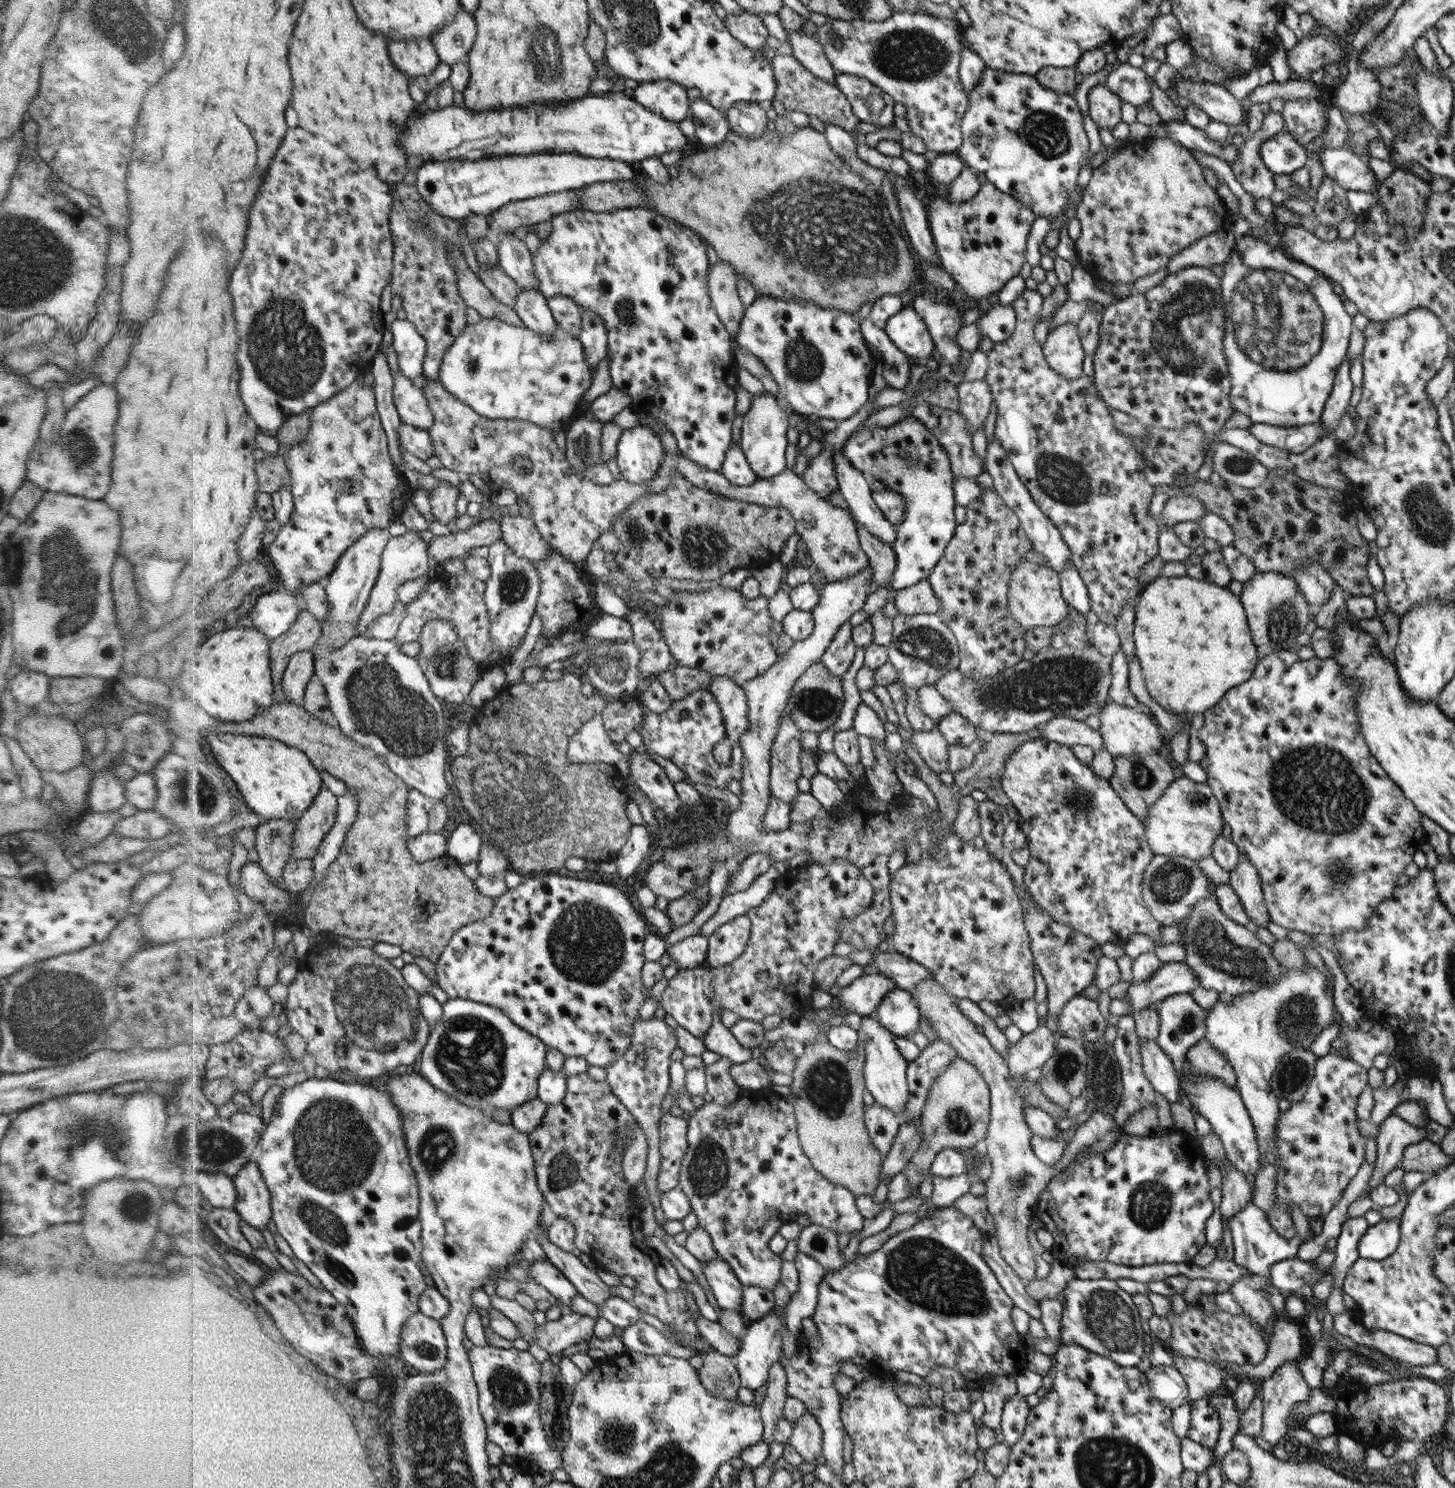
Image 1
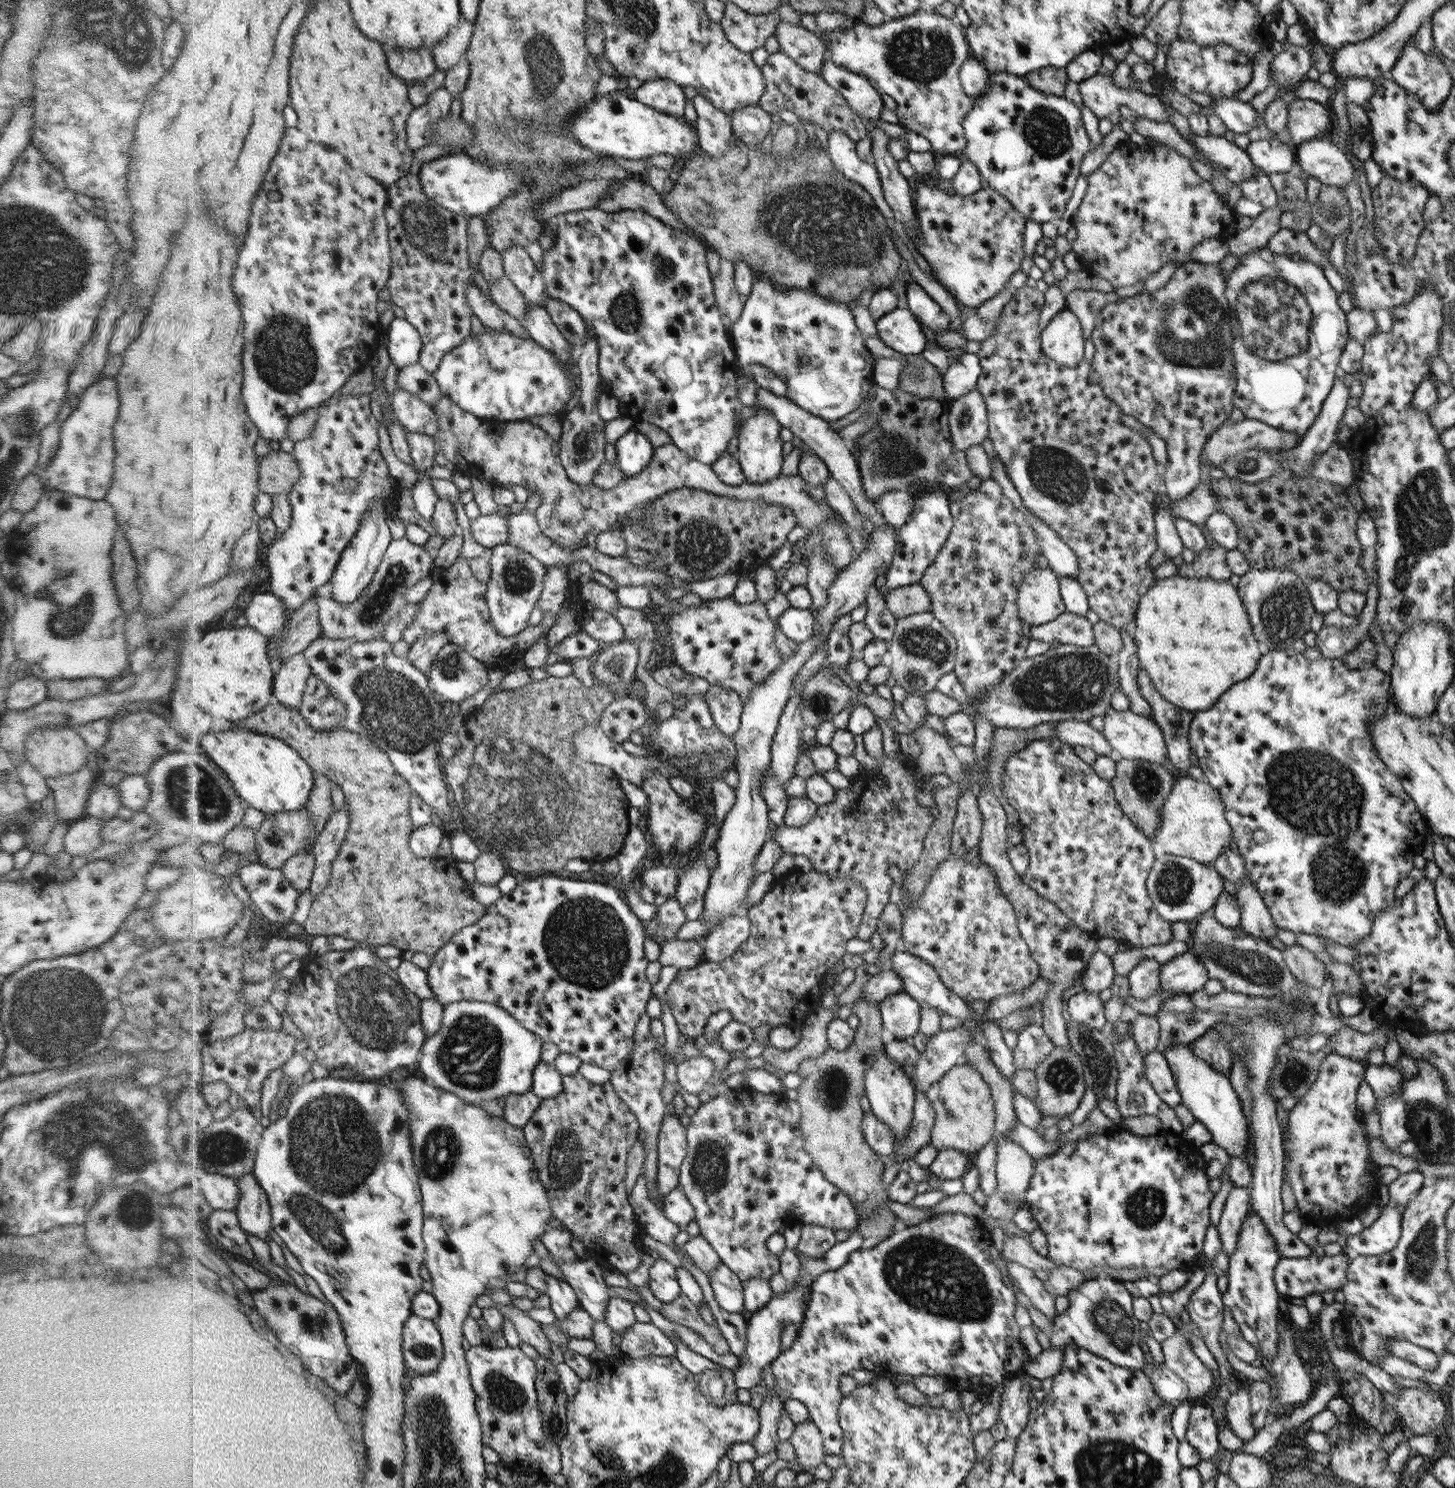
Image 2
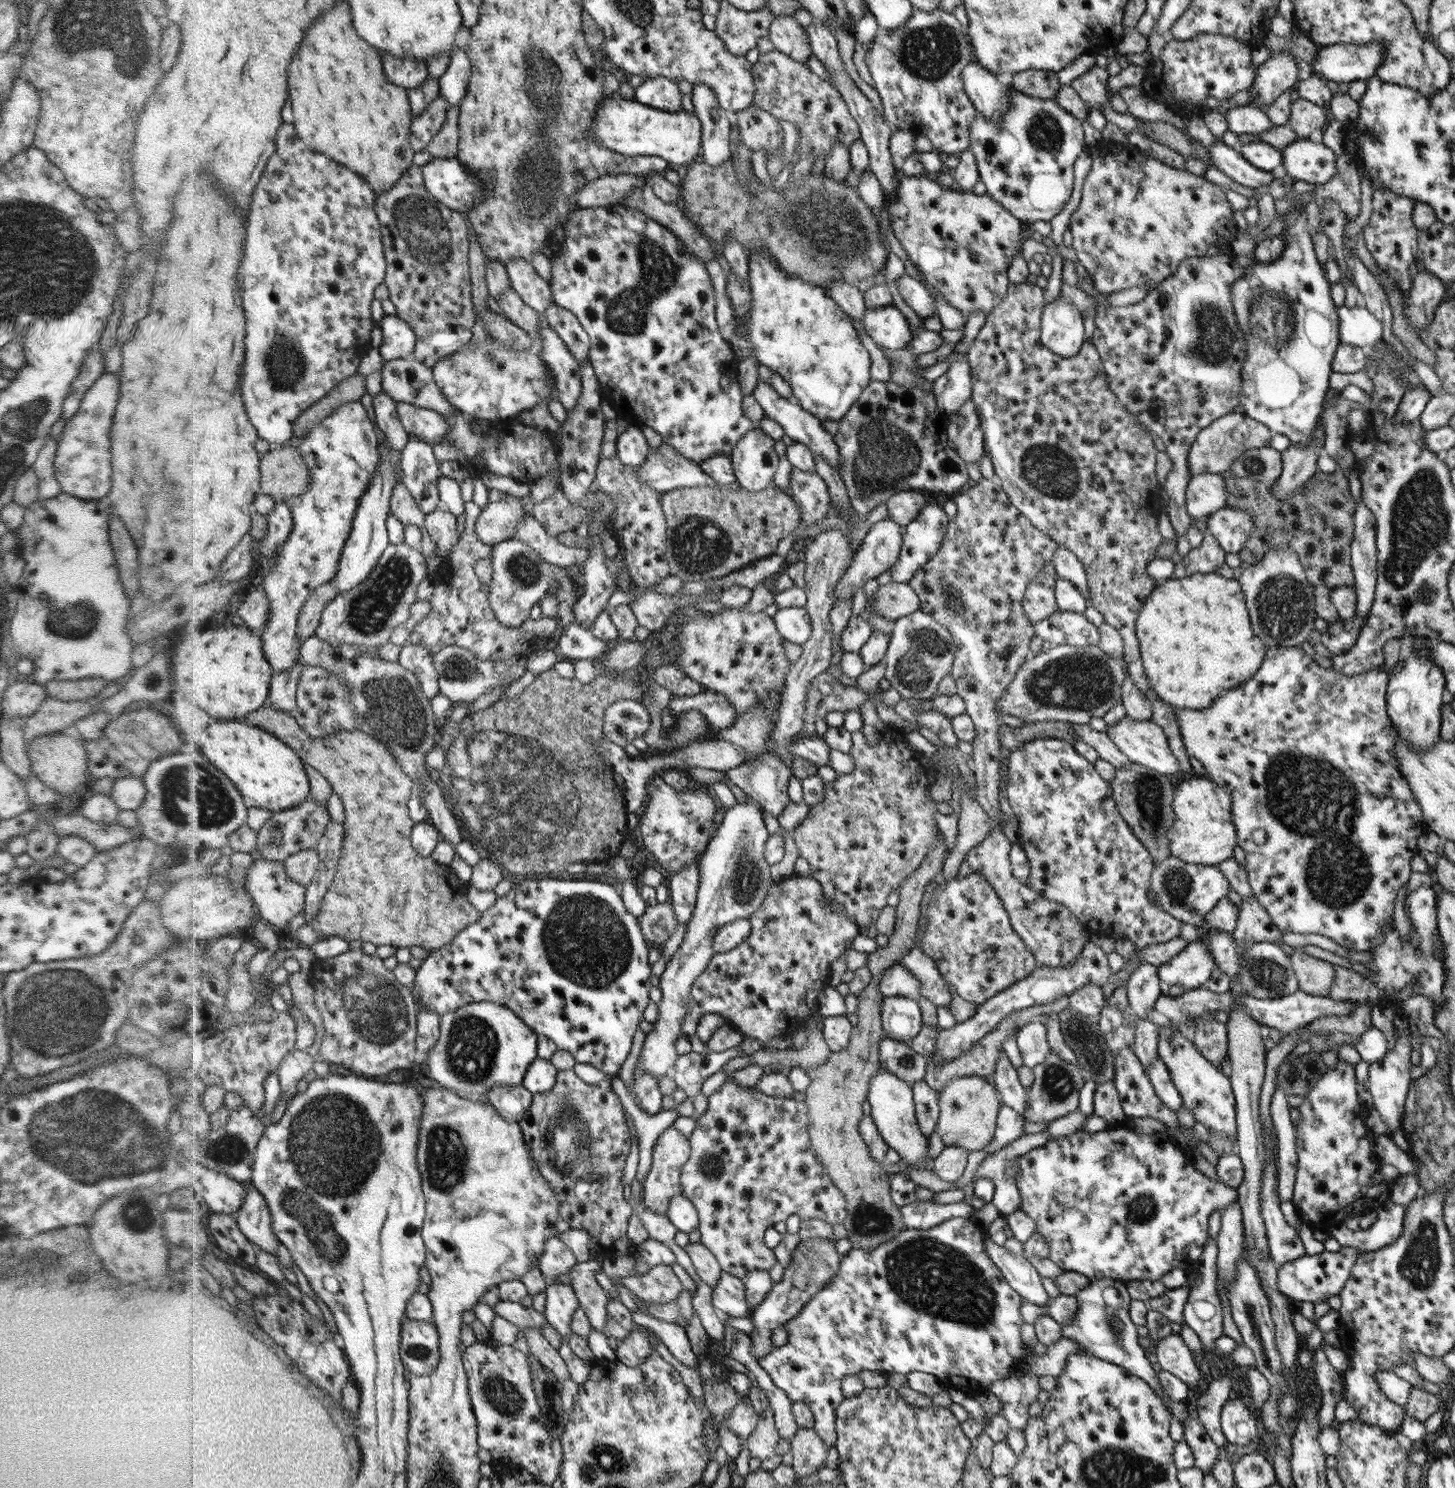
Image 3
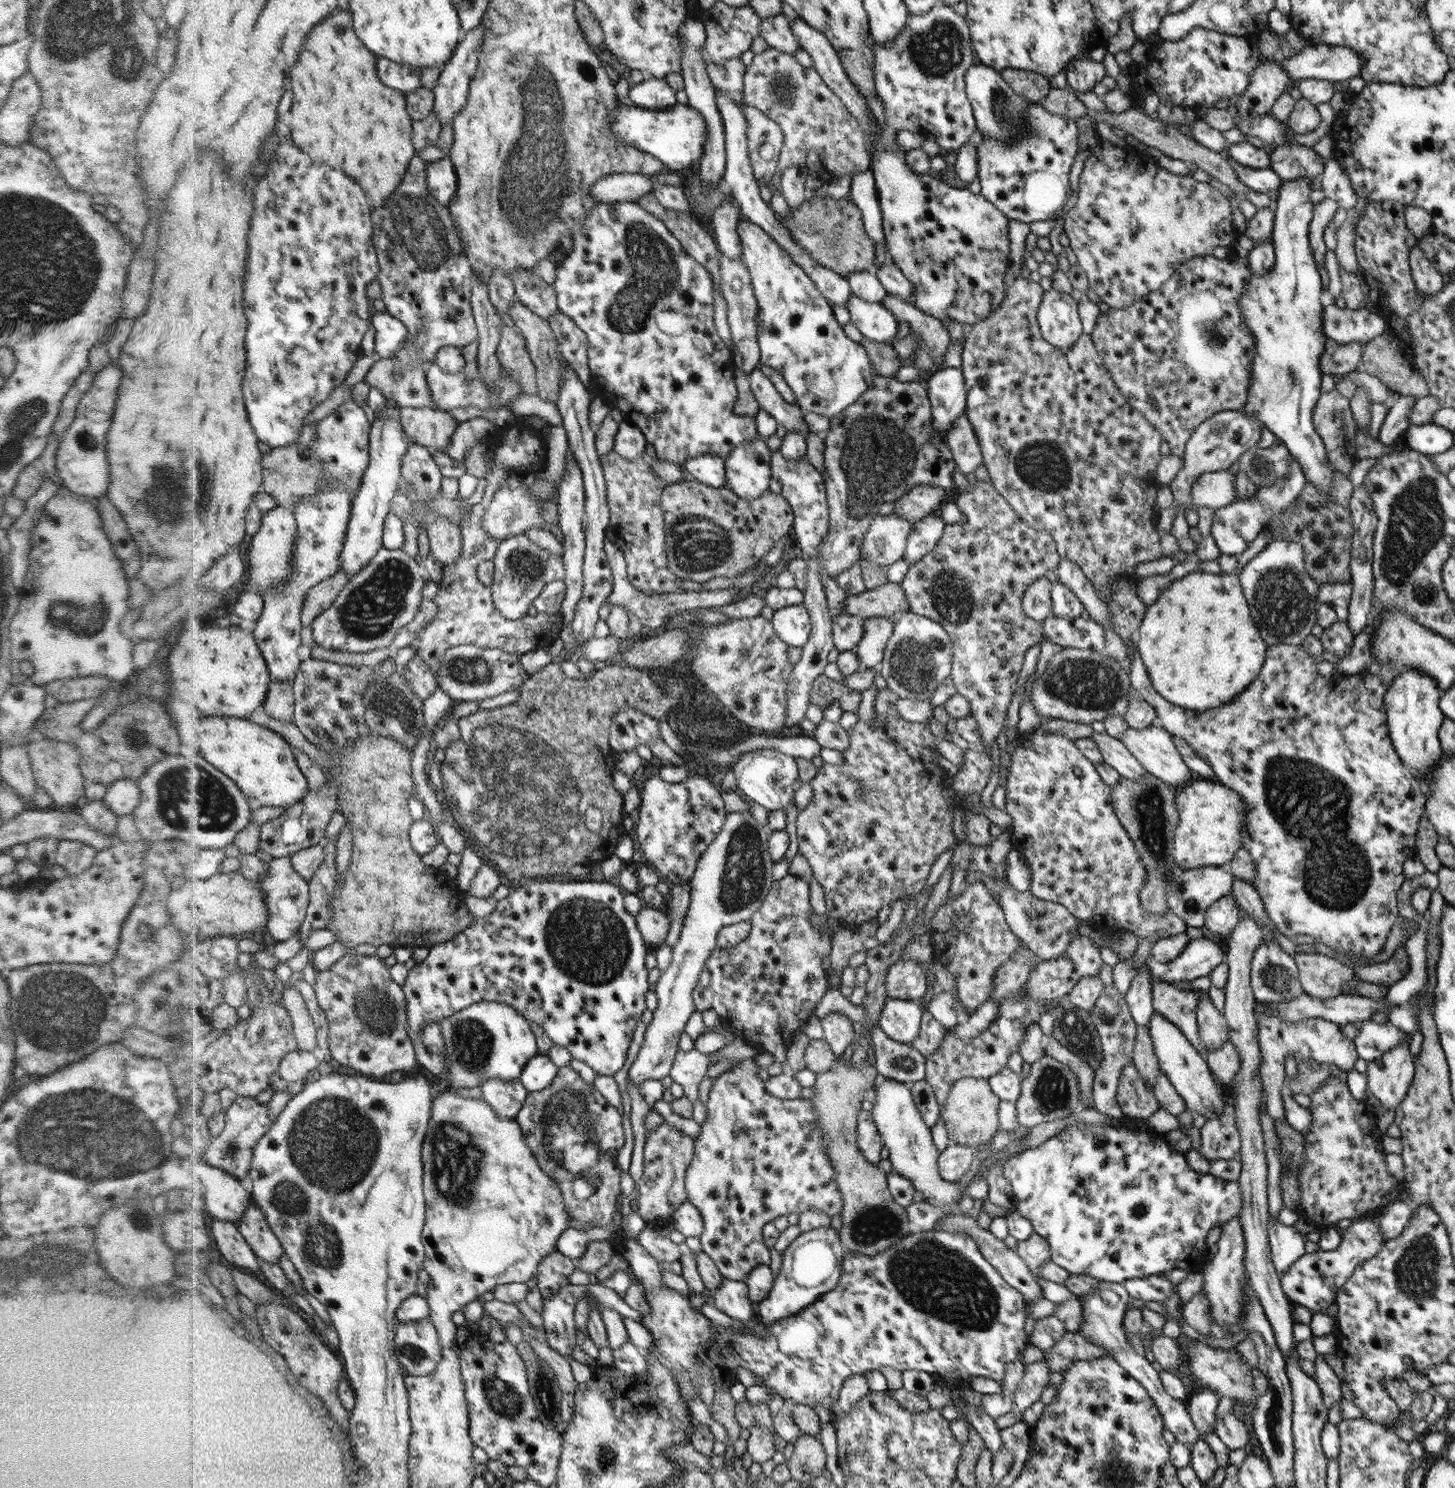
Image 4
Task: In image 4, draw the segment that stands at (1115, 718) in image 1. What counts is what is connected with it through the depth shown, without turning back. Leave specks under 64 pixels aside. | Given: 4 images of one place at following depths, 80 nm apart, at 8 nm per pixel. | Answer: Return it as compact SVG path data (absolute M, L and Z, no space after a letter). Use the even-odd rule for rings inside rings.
M1149 725L1144 729L1128 727L1122 744L1154 776L1176 789L1191 782L1190 767L1179 753L1173 735L1164 727Z

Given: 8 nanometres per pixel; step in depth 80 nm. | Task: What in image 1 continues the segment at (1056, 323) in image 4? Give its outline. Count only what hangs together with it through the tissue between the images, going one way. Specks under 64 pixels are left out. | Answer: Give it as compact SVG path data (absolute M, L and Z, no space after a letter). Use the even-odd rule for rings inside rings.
M1066 322L1052 329L1041 346L1050 368L1069 381L1082 377L1084 350L1080 344L1077 324Z

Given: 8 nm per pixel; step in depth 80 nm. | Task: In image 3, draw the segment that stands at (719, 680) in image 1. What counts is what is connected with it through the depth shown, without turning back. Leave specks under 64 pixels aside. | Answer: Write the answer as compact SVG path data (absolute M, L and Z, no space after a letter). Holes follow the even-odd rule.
M707 690L694 696L671 697L668 708L678 713L699 710L714 729L729 729L738 716L732 703L723 694Z

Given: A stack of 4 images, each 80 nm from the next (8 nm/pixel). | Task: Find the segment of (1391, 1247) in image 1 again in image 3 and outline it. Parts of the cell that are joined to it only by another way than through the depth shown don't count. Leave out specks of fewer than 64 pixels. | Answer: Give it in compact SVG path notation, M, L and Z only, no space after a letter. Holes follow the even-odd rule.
M1385 1199L1377 1207L1376 1221L1368 1229L1356 1231L1342 1224L1329 1230L1342 1247L1354 1247L1363 1253L1375 1251L1391 1245L1402 1234L1406 1211L1405 1206Z

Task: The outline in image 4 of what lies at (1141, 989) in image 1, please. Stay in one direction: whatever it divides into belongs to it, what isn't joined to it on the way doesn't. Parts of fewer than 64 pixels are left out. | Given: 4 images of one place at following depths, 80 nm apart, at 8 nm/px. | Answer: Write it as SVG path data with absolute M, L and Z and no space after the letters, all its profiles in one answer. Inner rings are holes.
M1207 937L1191 940L1174 961L1165 964L1157 962L1153 957L1146 958L1146 966L1152 974L1164 982L1177 983L1186 980L1196 980L1200 976L1210 976L1210 973L1224 960L1224 952L1220 943L1212 942Z

